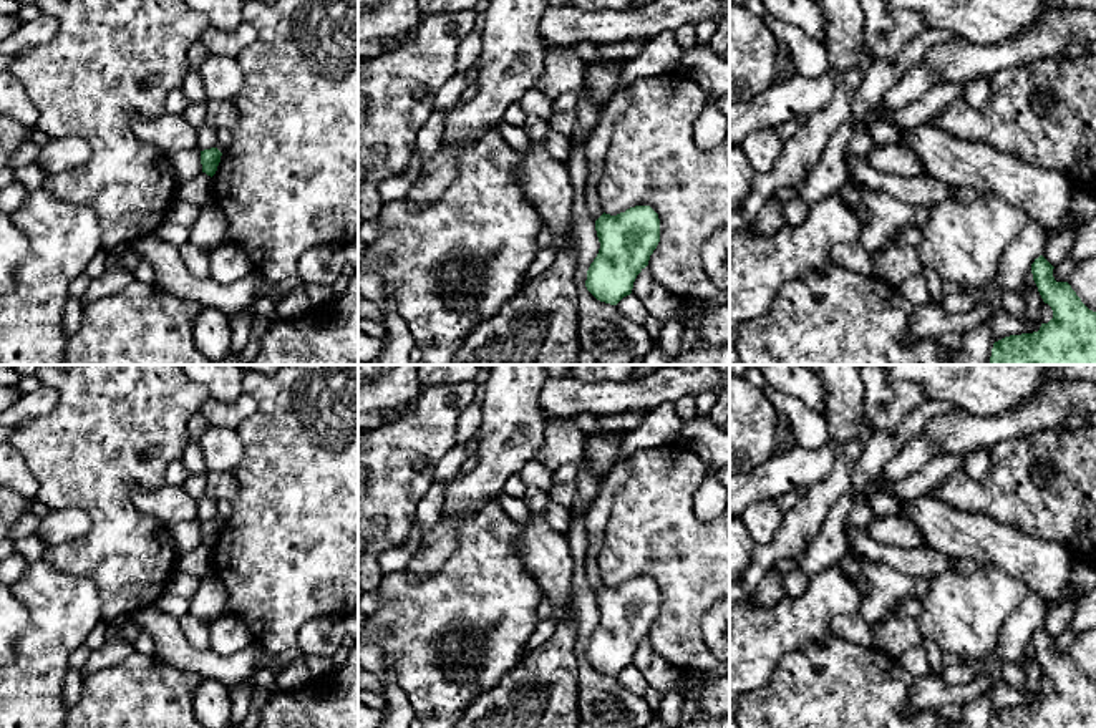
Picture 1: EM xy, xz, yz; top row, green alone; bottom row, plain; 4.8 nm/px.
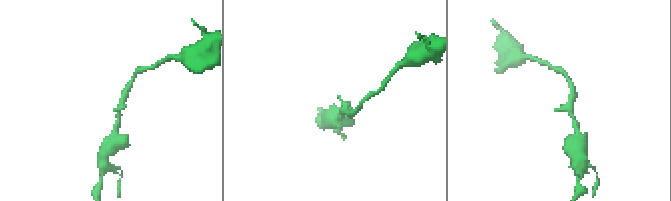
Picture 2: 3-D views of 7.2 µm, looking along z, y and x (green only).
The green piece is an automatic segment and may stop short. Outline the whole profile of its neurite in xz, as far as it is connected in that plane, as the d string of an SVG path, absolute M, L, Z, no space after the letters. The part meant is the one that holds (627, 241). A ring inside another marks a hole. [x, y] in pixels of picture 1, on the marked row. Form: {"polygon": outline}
{"polygon": "M635 206L595 221L600 249L587 270L585 287L600 302L617 305L632 294L637 275L660 242L660 219L650 206Z"}

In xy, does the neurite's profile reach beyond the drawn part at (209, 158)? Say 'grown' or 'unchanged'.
unchanged

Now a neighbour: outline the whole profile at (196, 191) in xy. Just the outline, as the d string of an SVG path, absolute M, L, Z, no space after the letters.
M199 172L196 177L177 184L174 196L176 199L181 199L184 202L191 202L201 207L214 201L211 192L211 182L212 182L211 176L207 176L206 172Z

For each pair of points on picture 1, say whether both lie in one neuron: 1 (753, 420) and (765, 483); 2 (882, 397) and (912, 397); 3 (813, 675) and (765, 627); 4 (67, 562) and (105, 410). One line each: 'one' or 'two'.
1: two
2: one
3: two
4: one

